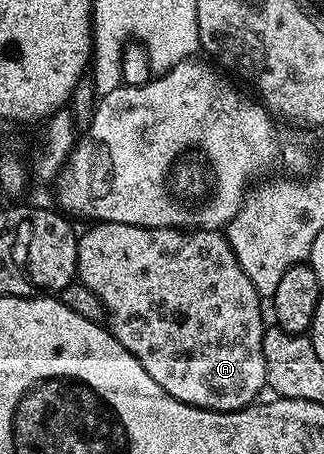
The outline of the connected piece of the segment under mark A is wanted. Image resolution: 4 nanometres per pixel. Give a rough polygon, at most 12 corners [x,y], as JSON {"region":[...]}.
{"region":[[88,225],[78,281],[171,398],[243,410],[263,310],[226,233]]}

